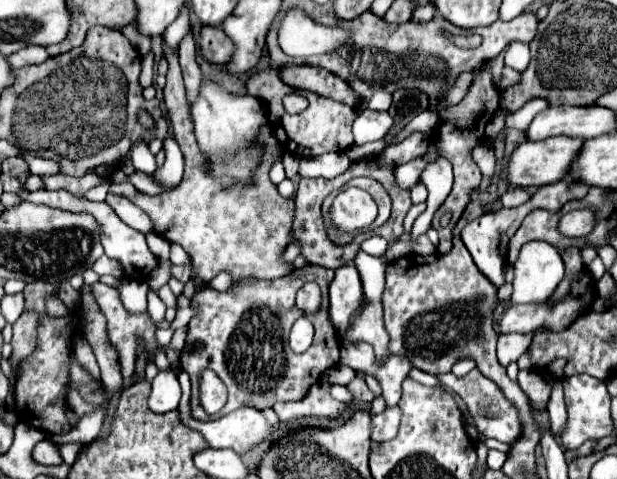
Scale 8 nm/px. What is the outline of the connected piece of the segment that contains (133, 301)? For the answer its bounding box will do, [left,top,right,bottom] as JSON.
[104,275,148,313]

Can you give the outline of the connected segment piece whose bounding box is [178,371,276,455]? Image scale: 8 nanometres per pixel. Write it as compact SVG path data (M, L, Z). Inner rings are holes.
M180 371L178 373L178 381L180 381L180 387L182 387L182 399L180 399L180 405L178 405L178 413L180 413L180 423L202 433L202 437L206 439L206 443L212 447L212 449L232 449L236 453L248 453L250 449L254 449L256 445L260 445L266 437L270 437L276 427L270 425L264 415L260 415L260 409L256 407L242 407L216 419L214 421L196 421L190 417L190 389L186 387L186 371Z

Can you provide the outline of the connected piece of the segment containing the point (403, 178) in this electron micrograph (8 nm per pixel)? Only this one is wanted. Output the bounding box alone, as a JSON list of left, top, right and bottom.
[394,143,440,189]

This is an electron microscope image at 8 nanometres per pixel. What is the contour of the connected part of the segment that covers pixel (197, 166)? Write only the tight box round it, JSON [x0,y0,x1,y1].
[108,41,296,283]

